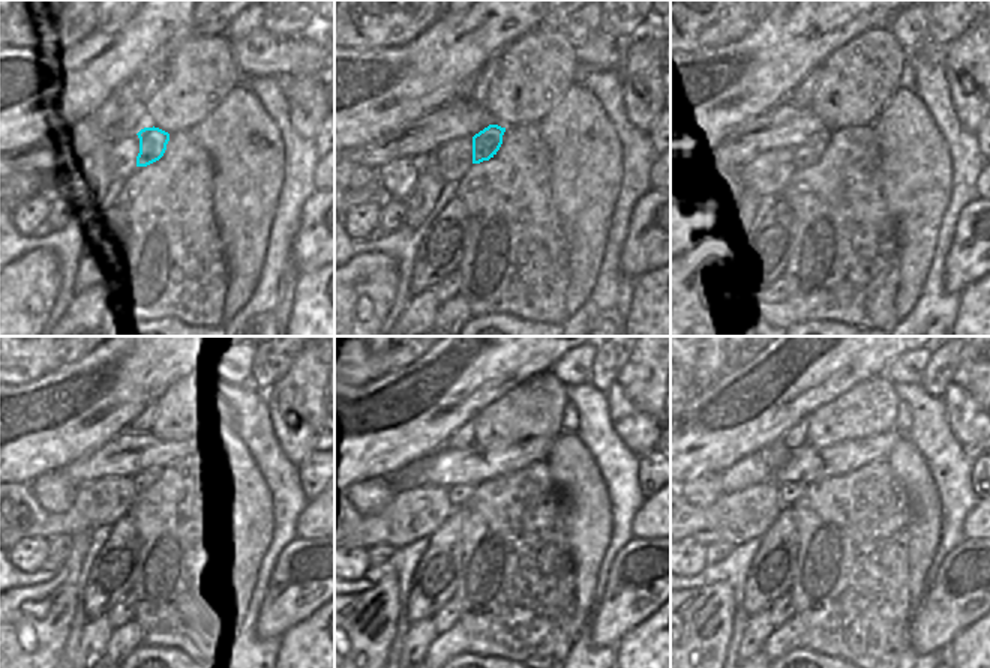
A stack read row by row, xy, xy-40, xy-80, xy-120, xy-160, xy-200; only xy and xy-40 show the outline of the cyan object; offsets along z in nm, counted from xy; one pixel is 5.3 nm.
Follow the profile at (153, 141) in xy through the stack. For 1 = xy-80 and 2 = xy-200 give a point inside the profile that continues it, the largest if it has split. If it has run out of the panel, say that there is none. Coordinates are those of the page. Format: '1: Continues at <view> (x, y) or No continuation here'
1: Continues at xy-80 (807, 153)
2: Continues at xy-200 (789, 493).

